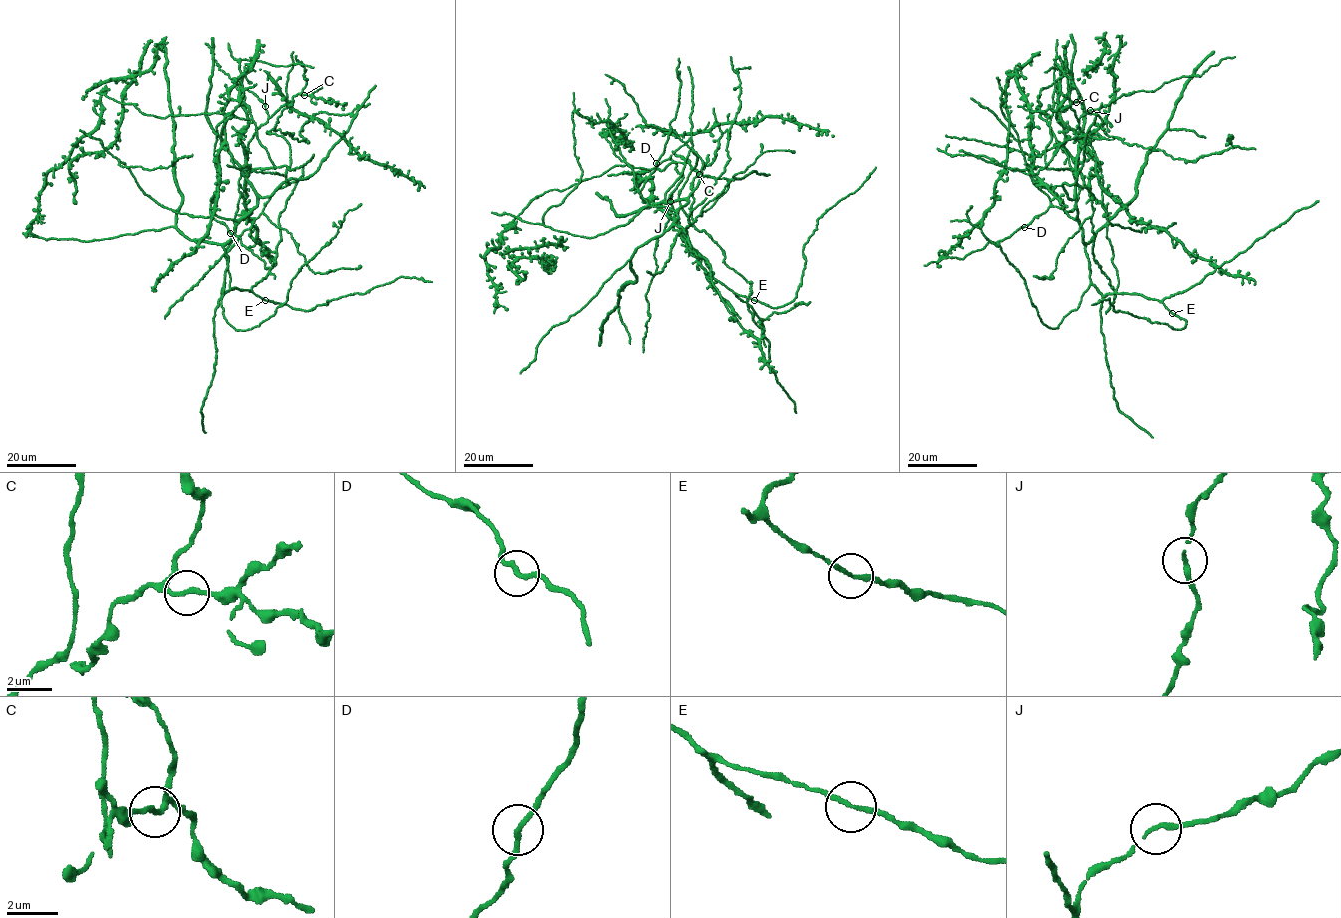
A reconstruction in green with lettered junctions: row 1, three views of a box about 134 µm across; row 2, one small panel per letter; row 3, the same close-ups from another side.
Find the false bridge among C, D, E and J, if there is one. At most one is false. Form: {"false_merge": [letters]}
{"false_merge": []}

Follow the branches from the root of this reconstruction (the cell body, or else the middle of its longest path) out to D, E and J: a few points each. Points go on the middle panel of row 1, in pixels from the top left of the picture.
D: (670, 202), (688, 201), (670, 210), (652, 206), (640, 193), (656, 162)
E: (670, 202), (688, 201), (681, 206), (673, 224), (684, 229), (690, 246), (711, 275), (736, 293), (754, 300)
J: (670, 202), (688, 201), (673, 224), (700, 258), (670, 226), (673, 191), (671, 201)

